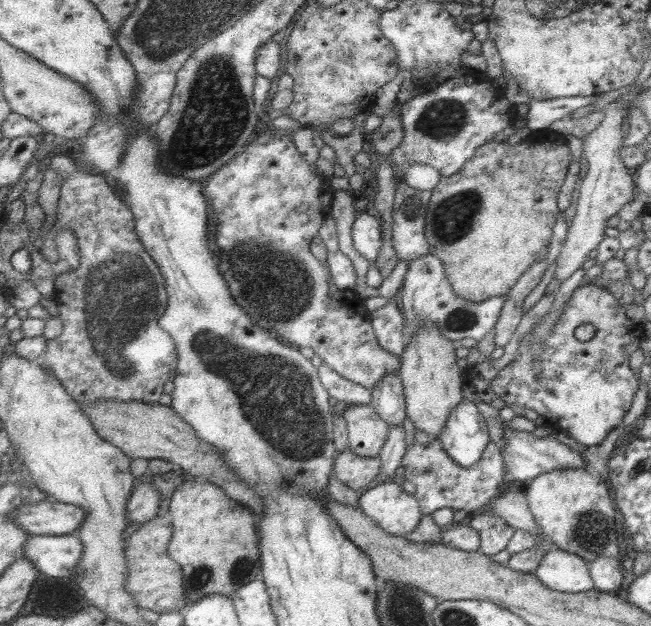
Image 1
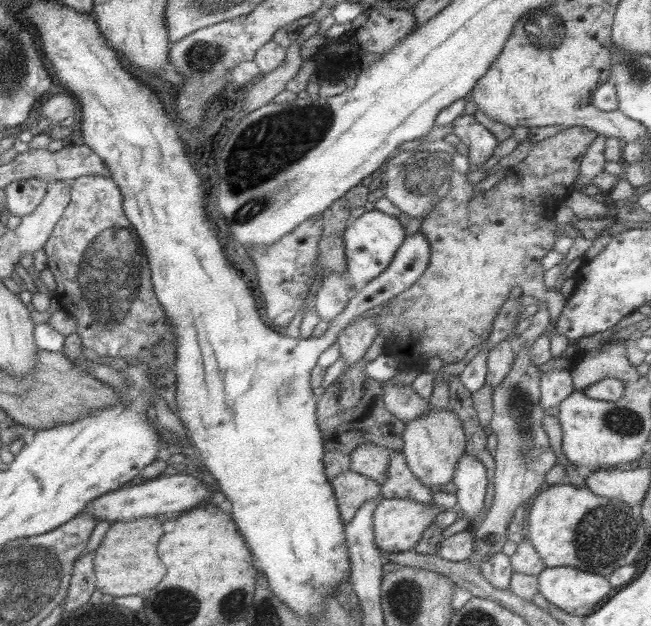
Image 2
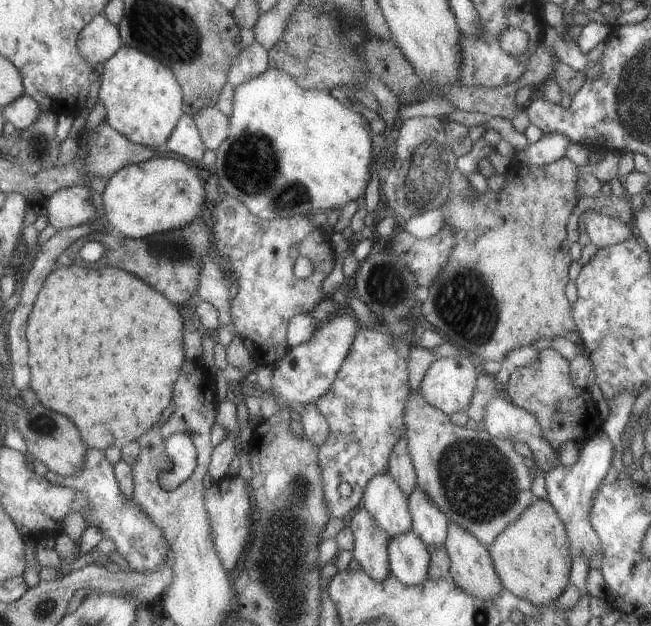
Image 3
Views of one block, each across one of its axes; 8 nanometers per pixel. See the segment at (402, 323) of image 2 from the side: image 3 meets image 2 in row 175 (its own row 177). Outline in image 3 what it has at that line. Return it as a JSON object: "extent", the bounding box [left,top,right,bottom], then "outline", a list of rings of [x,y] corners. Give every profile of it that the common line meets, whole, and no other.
{"extent":[422,157,581,365],"outline":[[[567,157],[560,158],[552,164],[543,166],[523,164],[519,161],[513,161],[508,172],[505,174],[506,182],[504,188],[500,192],[488,190],[486,193],[477,192],[471,186],[468,178],[456,170],[451,177],[451,192],[442,206],[443,218],[445,225],[450,225],[455,234],[456,245],[452,250],[445,270],[434,280],[429,287],[430,294],[428,300],[422,304],[422,315],[426,320],[434,326],[434,328],[442,328],[446,339],[461,349],[467,355],[470,355],[477,362],[496,361],[506,365],[507,355],[515,349],[520,349],[532,345],[539,338],[557,338],[565,337],[570,340],[578,340],[580,338],[576,326],[574,325],[572,310],[573,306],[568,302],[566,297],[566,287],[570,282],[569,267],[571,266],[571,242],[567,238],[567,224],[574,210],[579,203],[579,193],[577,190],[577,181],[581,173],[579,167]]]}

